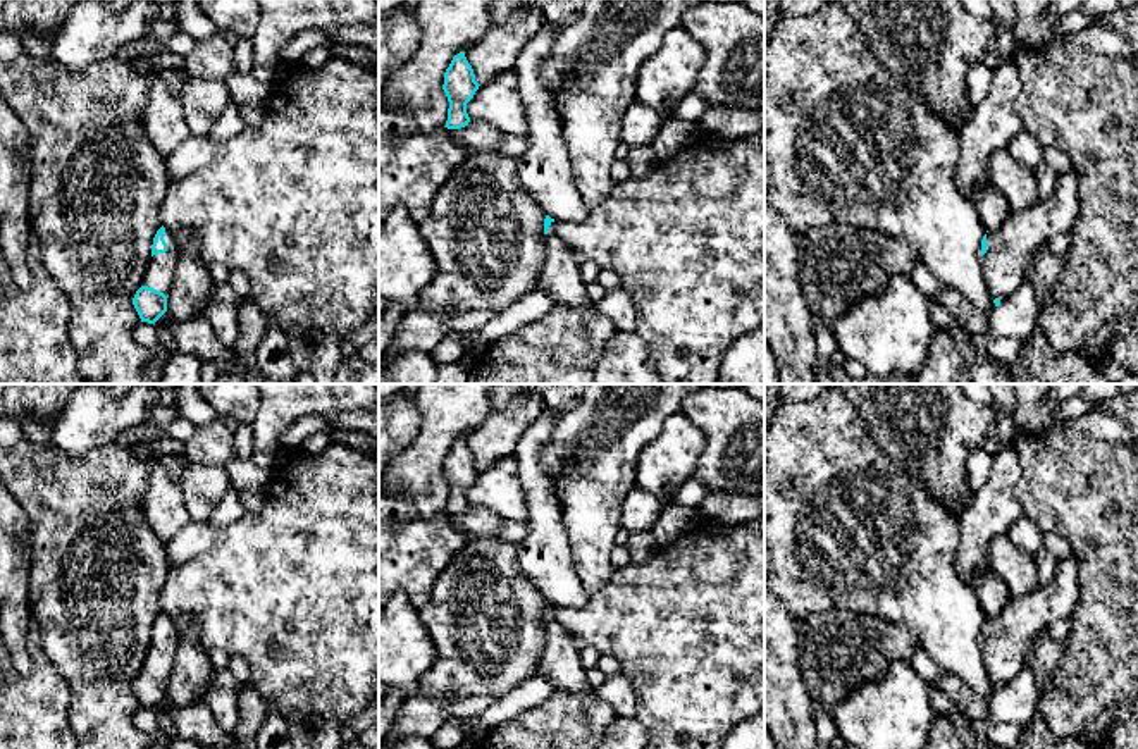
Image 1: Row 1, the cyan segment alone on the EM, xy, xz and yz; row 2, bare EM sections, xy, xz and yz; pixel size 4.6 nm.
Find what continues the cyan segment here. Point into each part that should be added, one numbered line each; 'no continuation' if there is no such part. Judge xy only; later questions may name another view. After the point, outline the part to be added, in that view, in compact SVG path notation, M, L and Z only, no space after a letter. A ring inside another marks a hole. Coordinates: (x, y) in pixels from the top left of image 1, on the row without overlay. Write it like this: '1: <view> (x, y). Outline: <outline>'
1: xy (160, 656). Outline: M165 615L167 637L150 644L143 672L153 673L167 682L176 659L176 623Z

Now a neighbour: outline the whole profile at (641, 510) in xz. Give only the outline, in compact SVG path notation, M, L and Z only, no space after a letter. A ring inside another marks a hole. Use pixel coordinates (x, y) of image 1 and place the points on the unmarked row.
M634 487L627 492L620 510L620 527L628 534L637 534L651 530L656 525L663 511L663 501L639 487Z

